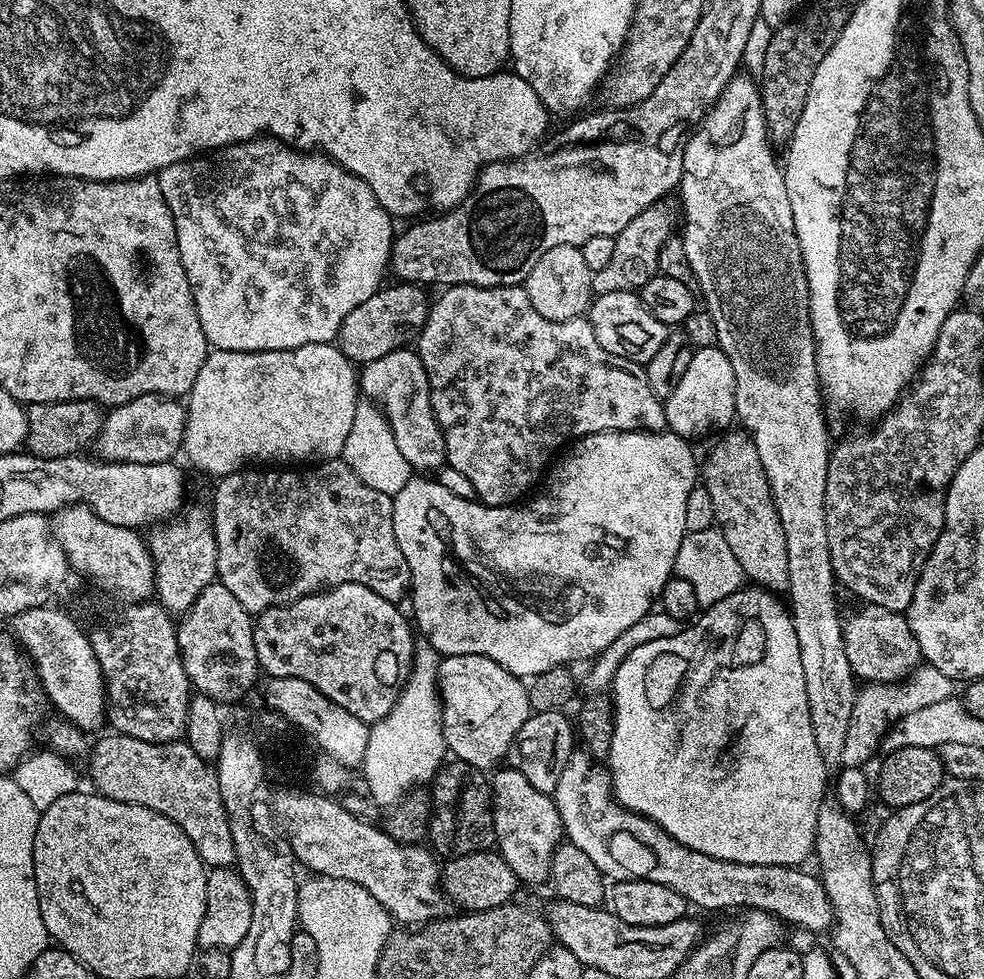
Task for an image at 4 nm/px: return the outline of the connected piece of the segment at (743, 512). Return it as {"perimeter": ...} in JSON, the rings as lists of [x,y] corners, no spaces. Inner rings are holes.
{"perimeter":[[[743,430],[725,431],[717,440],[720,441],[713,446],[712,453],[702,460],[702,487],[710,494],[710,502],[714,502],[714,514],[720,533],[726,538],[734,558],[738,558],[738,566],[742,566],[745,577],[753,585],[777,594],[787,593],[790,558],[786,558],[786,534],[782,534],[782,522],[774,506],[766,470],[762,468],[762,458],[758,458],[758,446],[754,446],[751,436]]]}

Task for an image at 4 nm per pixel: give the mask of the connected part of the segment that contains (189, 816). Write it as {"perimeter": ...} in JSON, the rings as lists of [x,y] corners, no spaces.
{"perimeter":[[[107,734],[91,745],[86,757],[88,772],[92,775],[91,787],[100,795],[114,802],[126,802],[134,806],[146,806],[170,818],[194,842],[198,854],[209,869],[231,868],[236,862],[234,838],[230,838],[230,822],[222,806],[222,794],[218,790],[216,769],[209,761],[198,758],[186,742],[155,744],[142,742],[142,738],[130,738],[123,734]]]}

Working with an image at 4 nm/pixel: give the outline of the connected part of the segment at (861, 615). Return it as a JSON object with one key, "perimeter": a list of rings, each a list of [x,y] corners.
{"perimeter":[[[873,604],[860,606],[857,612],[843,617],[846,658],[850,658],[850,670],[860,682],[890,684],[911,677],[921,663],[918,638],[910,630],[907,615],[891,612]]]}

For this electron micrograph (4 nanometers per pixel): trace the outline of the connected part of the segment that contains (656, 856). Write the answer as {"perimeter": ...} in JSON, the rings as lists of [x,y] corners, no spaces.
{"perimeter":[[[573,755],[566,770],[562,770],[562,778],[558,778],[558,786],[554,793],[556,809],[560,821],[564,823],[564,835],[567,843],[578,846],[590,857],[590,862],[598,866],[598,870],[609,881],[617,880],[649,880],[662,886],[670,886],[677,894],[687,900],[689,905],[700,908],[736,908],[747,910],[757,908],[760,912],[768,912],[785,925],[793,924],[796,930],[806,929],[814,934],[827,933],[833,927],[832,903],[826,894],[819,875],[803,872],[803,867],[787,868],[786,866],[750,866],[734,864],[725,860],[710,858],[706,854],[698,854],[686,846],[682,846],[666,830],[659,828],[653,820],[639,816],[636,812],[620,807],[612,790],[612,777],[607,767],[593,762],[587,755]]]}

